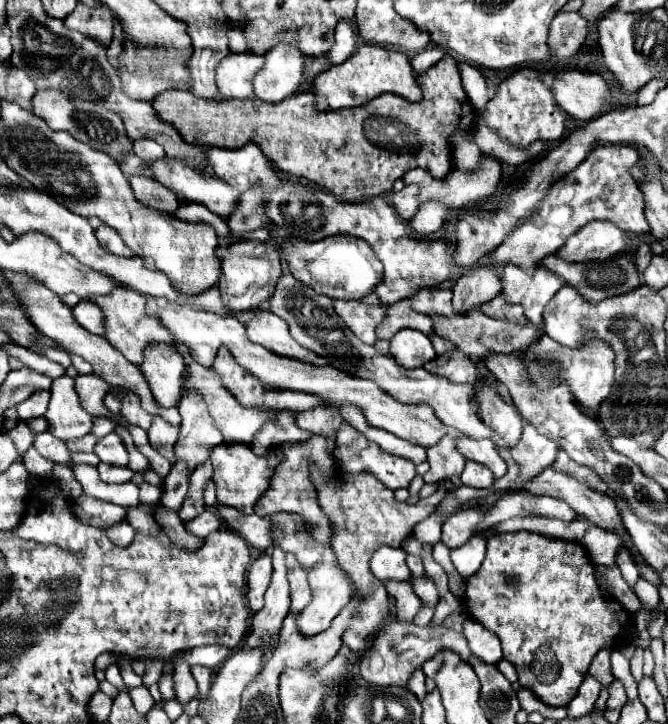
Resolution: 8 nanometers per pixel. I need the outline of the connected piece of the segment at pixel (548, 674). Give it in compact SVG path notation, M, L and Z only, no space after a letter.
M517 531L517 533L503 533L503 535L495 535L487 541L487 555L483 559L483 565L481 569L471 577L467 579L467 591L465 591L465 609L469 615L473 615L473 619L477 619L479 623L483 623L483 627L487 627L489 631L493 631L499 639L501 639L501 645L503 645L503 655L505 659L509 659L515 667L517 667L517 673L519 673L519 685L525 687L525 689L531 689L539 701L543 701L545 705L553 705L553 707L565 707L577 693L579 685L583 683L585 679L585 673L591 665L591 659L593 655L603 647L603 649L613 649L616 643L624 641L628 631L632 627L631 615L627 613L617 600L613 599L611 595L607 595L599 583L595 581L595 567L593 563L587 559L585 555L585 549L575 543L575 541L565 541L565 539L551 539L551 537L545 537L545 535L539 535L539 533L531 533L531 531Z

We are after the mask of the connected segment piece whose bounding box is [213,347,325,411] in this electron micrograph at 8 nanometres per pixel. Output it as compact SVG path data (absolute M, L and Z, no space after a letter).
M225 347L219 349L215 357L215 373L221 377L223 387L243 405L243 407L255 407L255 409L295 409L295 411L307 411L315 407L325 407L323 399L311 393L299 393L299 391L267 391L259 379L255 379L251 373L243 371L235 359L231 359L229 351Z

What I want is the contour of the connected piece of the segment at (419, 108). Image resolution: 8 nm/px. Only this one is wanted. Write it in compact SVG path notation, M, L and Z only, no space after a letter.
M447 55L429 71L417 75L417 83L423 93L423 99L419 103L409 103L407 99L399 95L381 95L363 107L323 111L323 113L315 109L315 97L311 91L299 93L295 95L295 99L285 99L285 103L271 105L271 103L263 103L261 99L239 99L239 101L201 99L201 97L195 97L191 91L175 89L175 91L167 91L159 95L153 107L157 115L163 121L171 123L181 133L181 137L191 145L235 149L235 147L243 147L245 143L255 143L283 173L309 179L329 189L335 197L355 203L355 201L367 201L369 197L377 197L391 191L393 181L401 179L411 167L421 167L425 171L431 171L435 179L443 179L447 171L453 169L449 137L455 131L471 131L473 121L477 119L477 113L471 113L475 109L467 101L467 93L463 89L461 75L459 75L459 65L453 57Z

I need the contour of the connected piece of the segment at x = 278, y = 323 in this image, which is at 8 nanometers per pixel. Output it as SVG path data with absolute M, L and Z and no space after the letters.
M259 311L255 315L255 319L251 319L245 327L247 327L247 337L253 343L263 345L267 351L271 351L275 355L283 355L283 357L291 357L291 359L303 359L305 363L327 365L327 359L323 359L321 355L295 343L295 339L289 333L287 323L269 311Z

